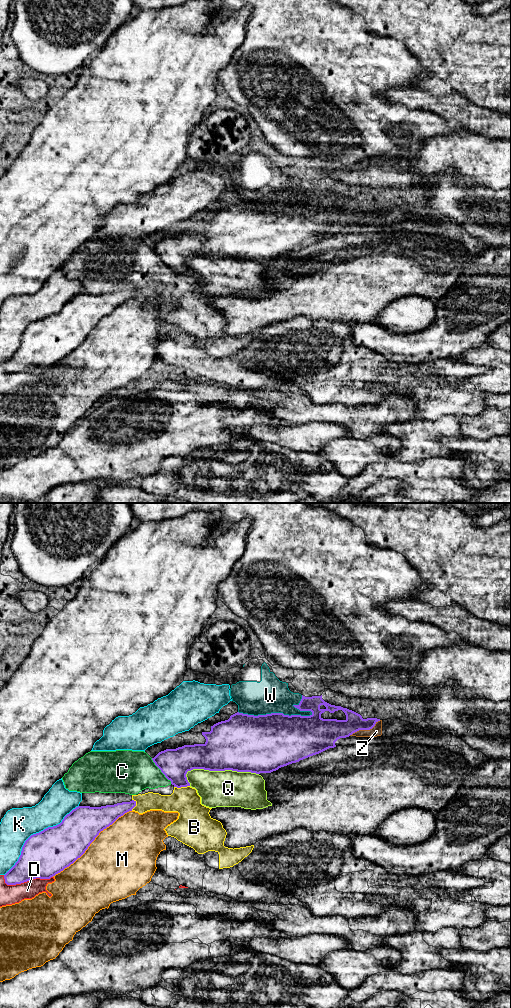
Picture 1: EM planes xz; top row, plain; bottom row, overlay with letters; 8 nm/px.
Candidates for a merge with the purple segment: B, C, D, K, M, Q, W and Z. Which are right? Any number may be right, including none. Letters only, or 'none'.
none

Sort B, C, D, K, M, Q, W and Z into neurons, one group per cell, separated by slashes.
B C / D / K / M / Q / W Z

